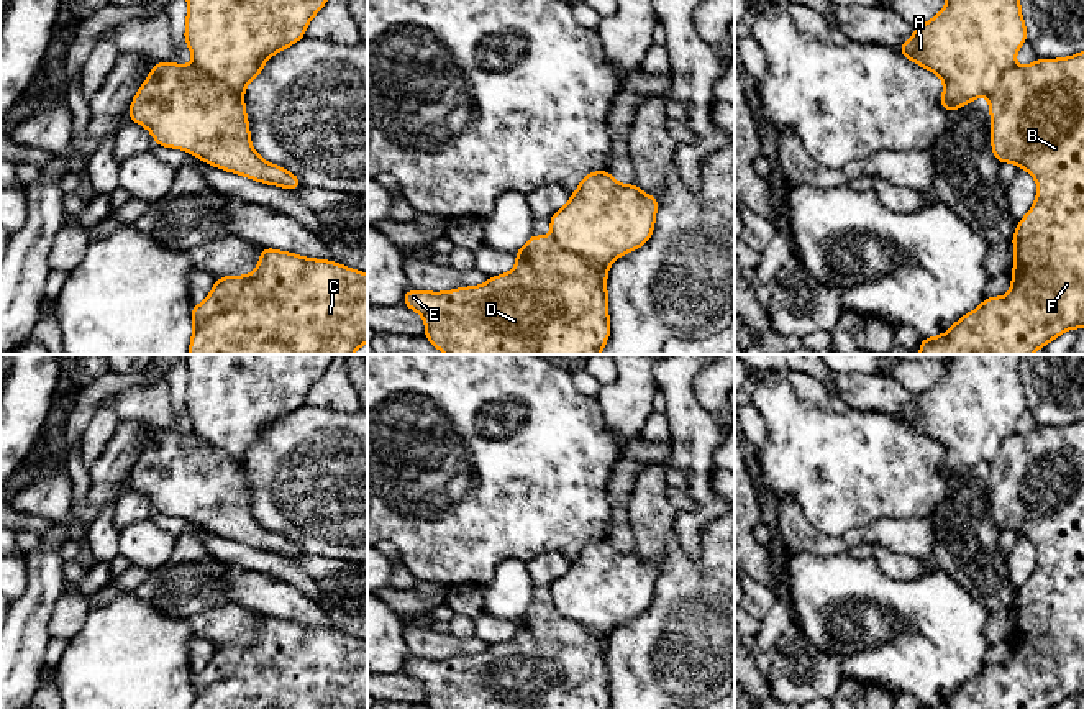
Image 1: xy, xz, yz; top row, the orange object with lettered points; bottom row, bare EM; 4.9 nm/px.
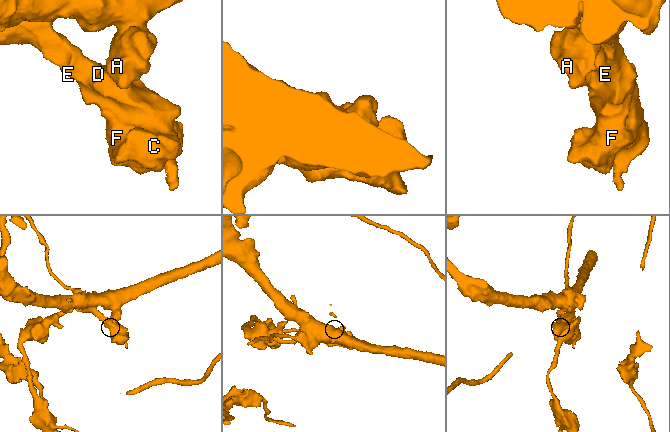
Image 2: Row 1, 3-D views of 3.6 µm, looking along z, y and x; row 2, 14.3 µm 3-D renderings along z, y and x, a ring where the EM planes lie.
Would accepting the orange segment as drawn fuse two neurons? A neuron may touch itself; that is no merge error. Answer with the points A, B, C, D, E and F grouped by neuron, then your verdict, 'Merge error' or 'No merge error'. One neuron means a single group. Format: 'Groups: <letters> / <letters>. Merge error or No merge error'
Groups: A / B C D E F. Merge error

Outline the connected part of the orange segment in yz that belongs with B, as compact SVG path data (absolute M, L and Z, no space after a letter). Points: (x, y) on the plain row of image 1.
M1084 419L1009 435L989 474L995 527L1015 530L1038 551L1033 574L1012 606L1012 656L1005 665L984 666L946 702L922 709L1051 709L1069 696L1084 698Z

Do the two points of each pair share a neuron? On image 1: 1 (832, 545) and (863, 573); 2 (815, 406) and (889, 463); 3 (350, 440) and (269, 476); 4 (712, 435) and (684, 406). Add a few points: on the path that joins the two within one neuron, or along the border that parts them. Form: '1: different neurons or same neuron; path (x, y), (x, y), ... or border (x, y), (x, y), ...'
1: different neurons; border (804, 550), (814, 555), (848, 552)
2: same neuron; path (833, 424), (871, 461)
3: same neuron; path (330, 460), (314, 476), (289, 476)
4: same neuron; path (705, 429), (689, 412)

